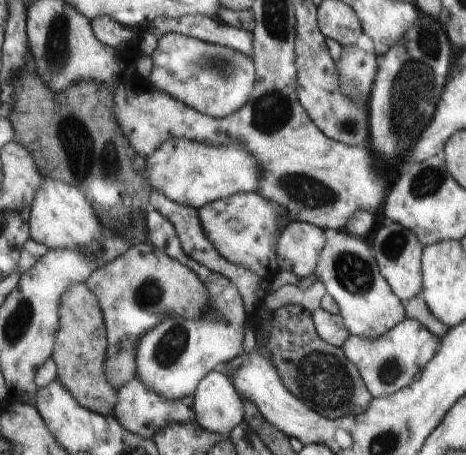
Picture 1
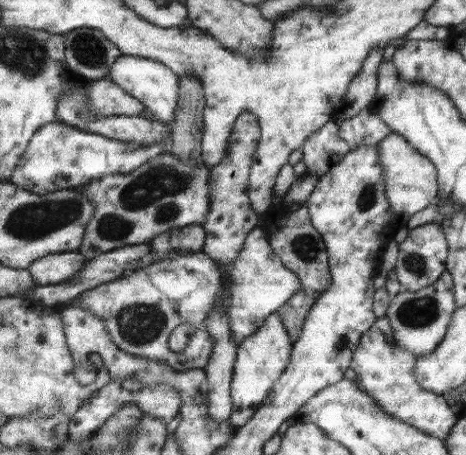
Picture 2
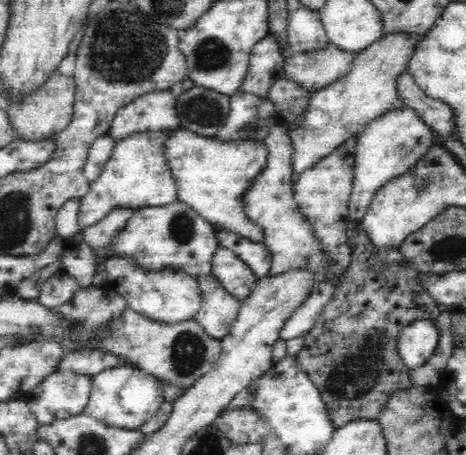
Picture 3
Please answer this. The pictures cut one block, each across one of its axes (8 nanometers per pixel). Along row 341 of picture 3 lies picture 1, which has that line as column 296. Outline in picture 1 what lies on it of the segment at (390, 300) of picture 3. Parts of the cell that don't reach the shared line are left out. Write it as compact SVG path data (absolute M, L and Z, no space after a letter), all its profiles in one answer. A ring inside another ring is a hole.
M287 304L273 312L267 350L283 386L287 386L287 390L305 406L325 418L337 420L343 416L363 414L373 400L373 394L367 390L357 366L349 362L343 348L325 342L317 334L313 314L301 304Z

